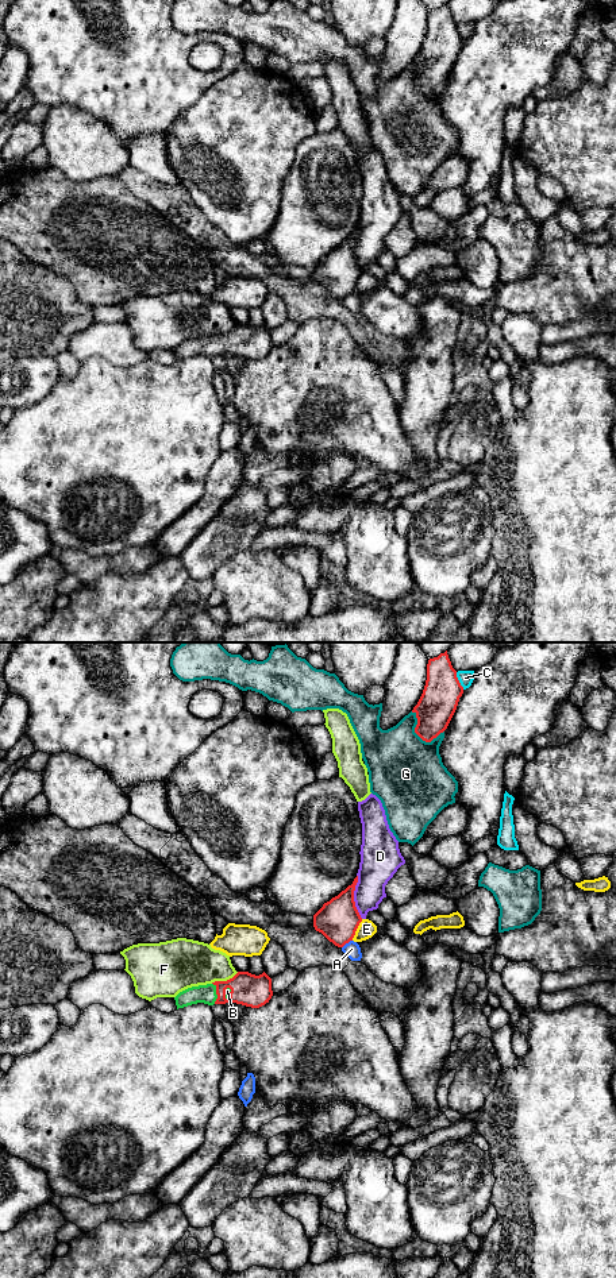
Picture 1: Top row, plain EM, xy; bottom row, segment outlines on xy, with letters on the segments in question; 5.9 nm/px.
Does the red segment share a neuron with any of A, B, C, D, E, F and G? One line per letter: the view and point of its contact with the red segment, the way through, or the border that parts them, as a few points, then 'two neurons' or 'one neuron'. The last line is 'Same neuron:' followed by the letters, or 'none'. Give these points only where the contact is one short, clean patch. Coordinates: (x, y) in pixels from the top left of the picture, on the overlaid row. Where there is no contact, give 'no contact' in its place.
A: xy (346, 942) | along xy (351, 939), (342, 948) | two neurons
B: xy (216, 993) | across xy (253, 991), (227, 987), (216, 993), (203, 993) | one neuron
C: xy (458, 680) | two neurons
D: xy (353, 896) | two neurons
E: xy (355, 930) | along xy (362, 919), (351, 939) | two neurons
F: xy (224, 981) | along xy (238, 972), (226, 980), (211, 983) | two neurons
G: xy (419, 736) | two neurons
Same neuron: B

